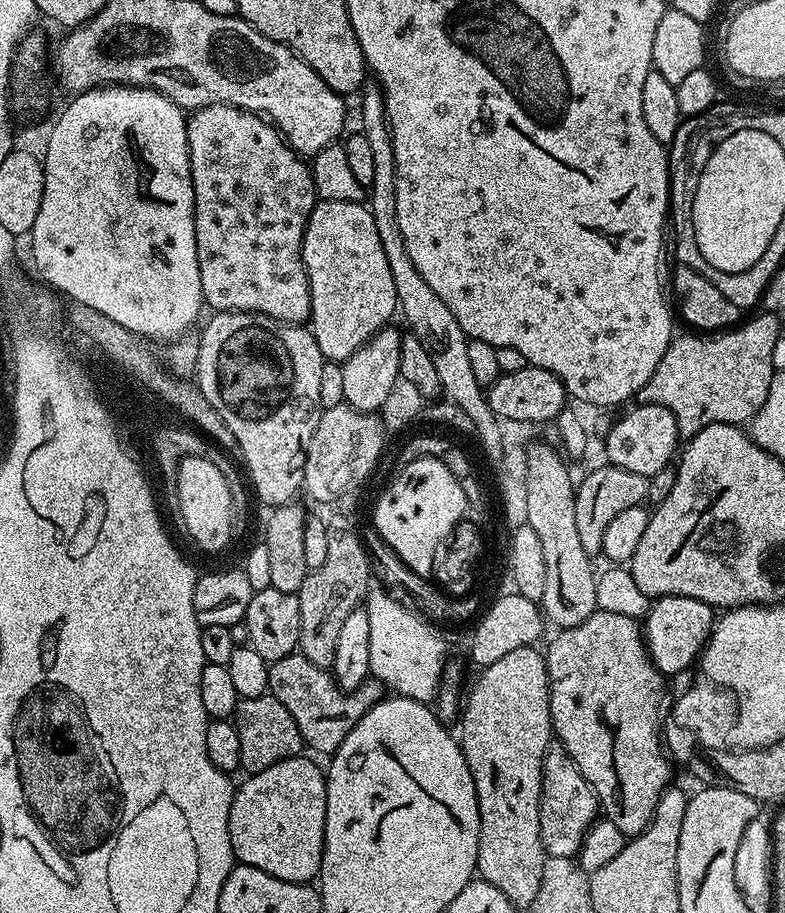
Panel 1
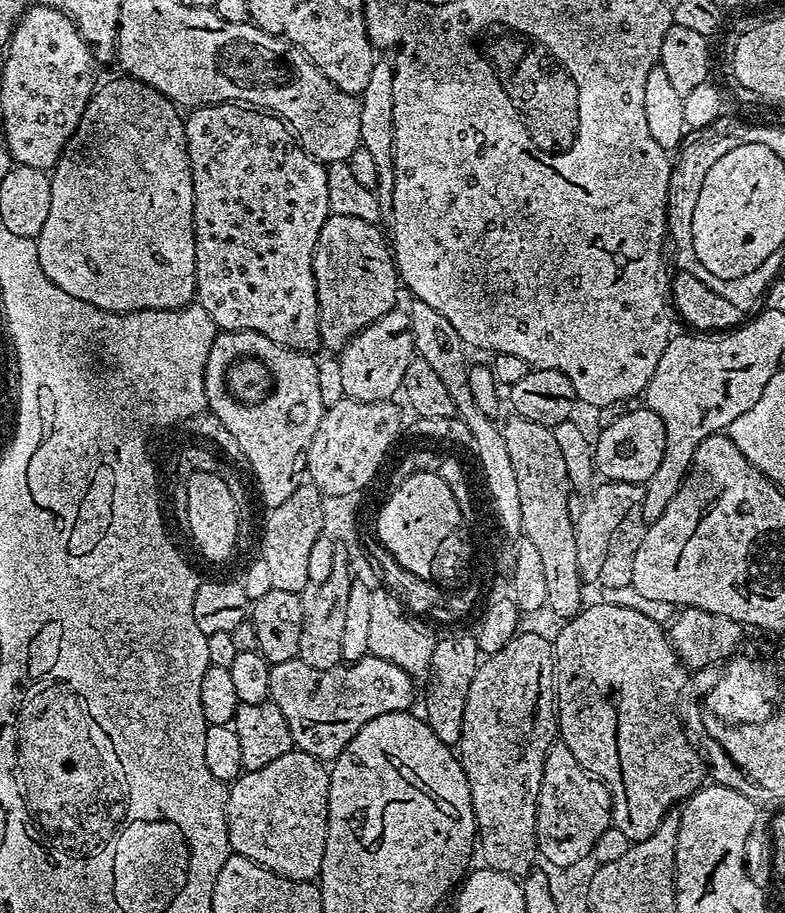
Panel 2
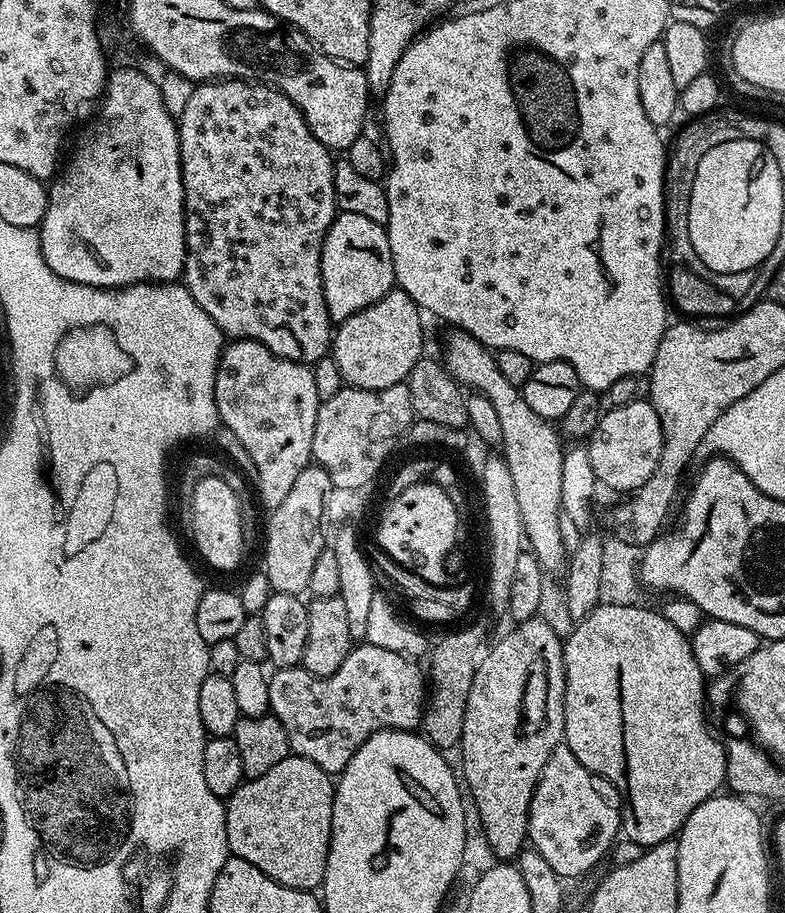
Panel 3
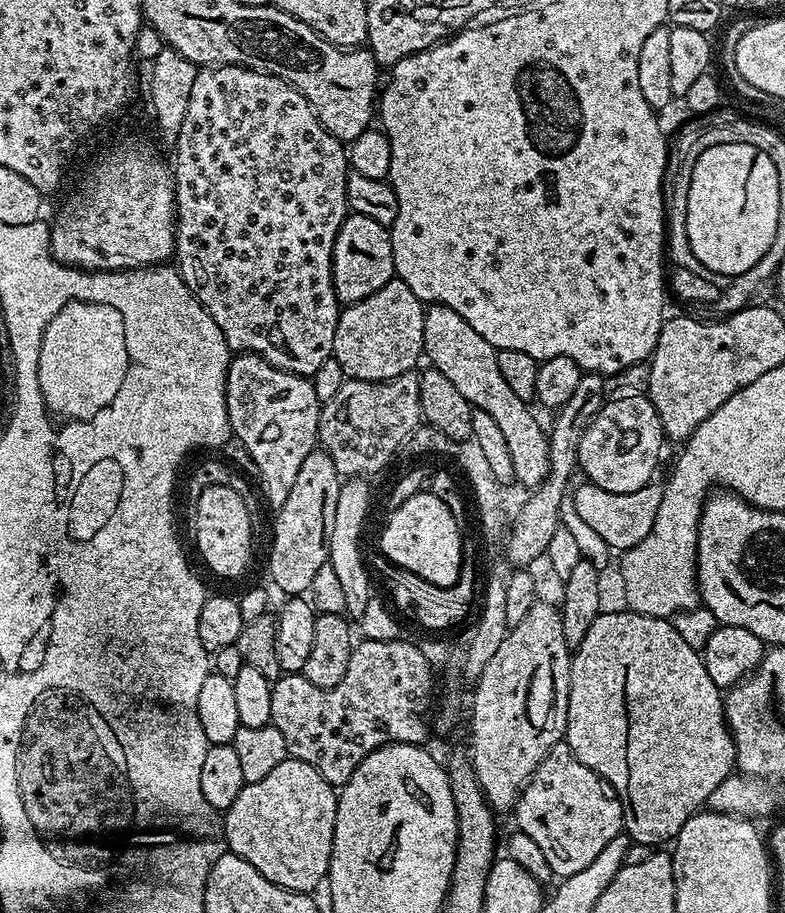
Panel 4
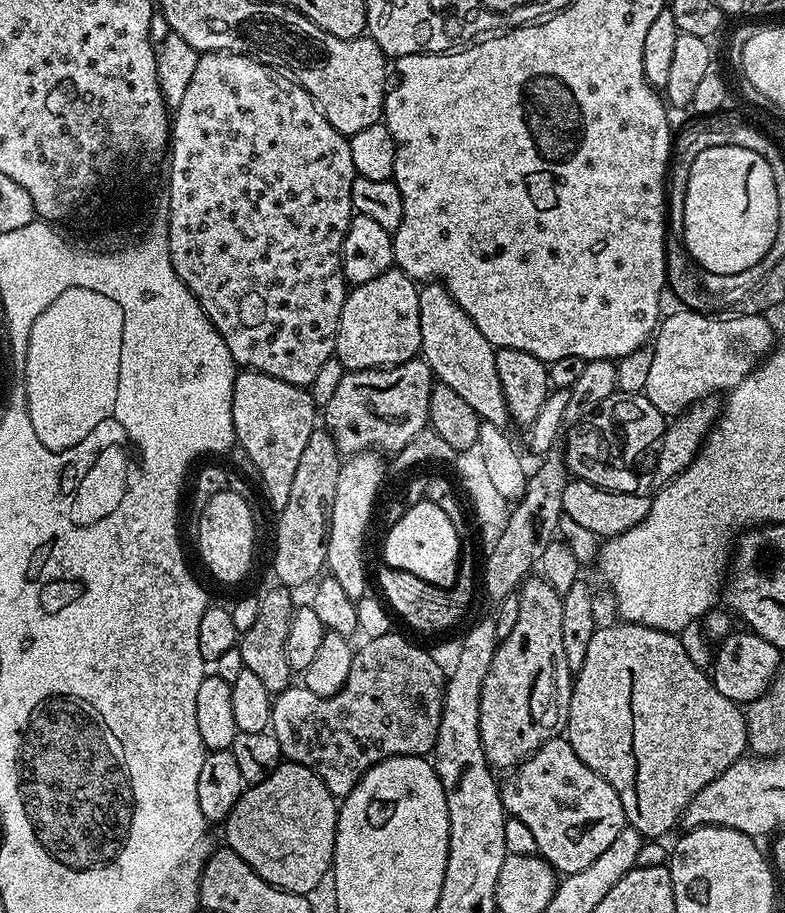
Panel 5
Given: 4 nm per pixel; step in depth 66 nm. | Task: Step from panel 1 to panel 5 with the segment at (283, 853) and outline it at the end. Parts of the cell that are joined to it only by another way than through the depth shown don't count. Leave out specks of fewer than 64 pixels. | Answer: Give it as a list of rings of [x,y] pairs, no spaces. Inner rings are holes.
[[[281,762],[276,769],[262,782],[245,787],[241,792],[238,802],[230,810],[228,819],[223,821],[224,836],[227,847],[245,860],[252,869],[258,873],[266,882],[270,882],[275,888],[280,888],[283,892],[293,892],[299,896],[308,896],[319,886],[325,883],[326,877],[329,875],[332,866],[332,851],[334,850],[334,842],[336,841],[336,814],[338,811],[338,800],[330,794],[330,790],[326,786],[326,782],[322,782],[322,778],[318,778],[318,774],[314,774],[314,770],[310,770],[301,764],[293,764],[291,762]]]

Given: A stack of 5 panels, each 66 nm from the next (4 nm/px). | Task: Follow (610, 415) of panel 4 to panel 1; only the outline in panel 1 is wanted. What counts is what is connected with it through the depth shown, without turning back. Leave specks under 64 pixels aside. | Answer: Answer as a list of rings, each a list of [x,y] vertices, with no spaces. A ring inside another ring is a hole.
[[[641,402],[633,412],[626,413],[620,421],[617,419],[613,423],[608,436],[602,440],[602,446],[608,455],[605,456],[607,463],[651,478],[665,471],[673,463],[678,450],[676,440],[680,437],[680,431],[674,422],[674,414],[670,414],[666,406]]]

